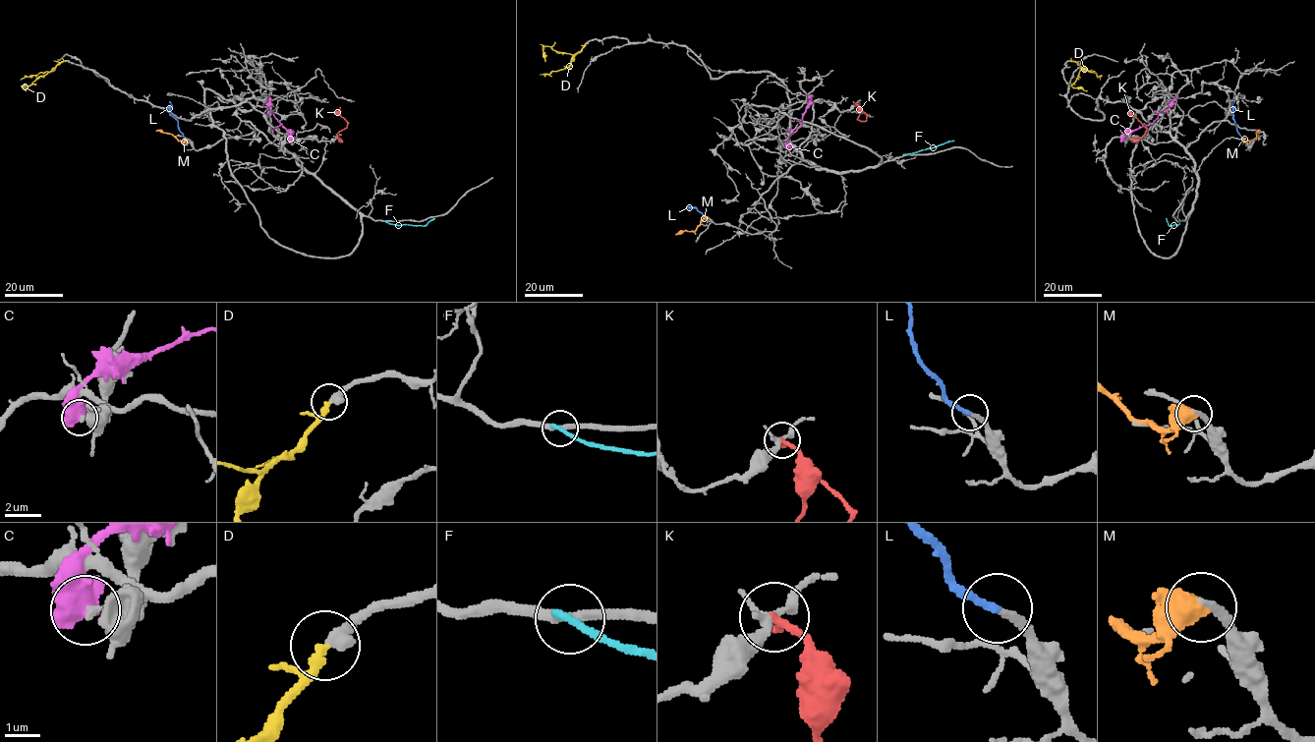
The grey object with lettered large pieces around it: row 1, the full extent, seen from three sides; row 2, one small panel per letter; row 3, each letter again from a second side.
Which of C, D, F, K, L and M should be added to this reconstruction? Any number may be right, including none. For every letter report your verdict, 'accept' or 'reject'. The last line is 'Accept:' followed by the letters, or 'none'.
C: reject
D: accept
F: reject
K: reject
L: accept
M: reject
Accept: D, L

